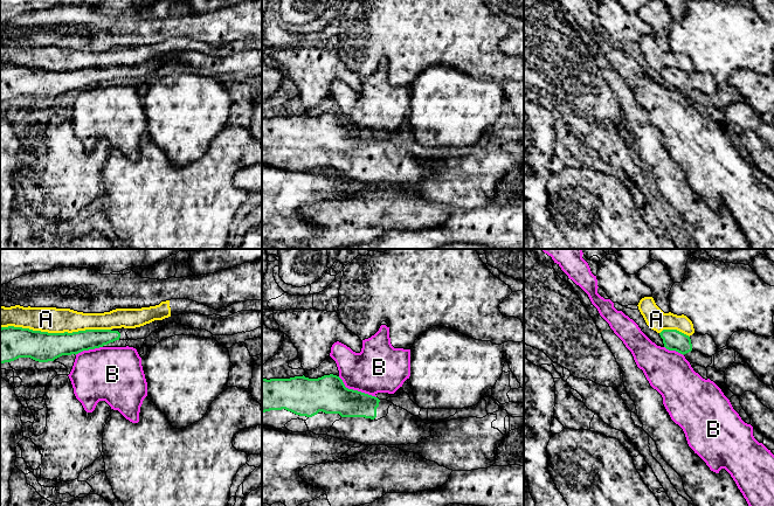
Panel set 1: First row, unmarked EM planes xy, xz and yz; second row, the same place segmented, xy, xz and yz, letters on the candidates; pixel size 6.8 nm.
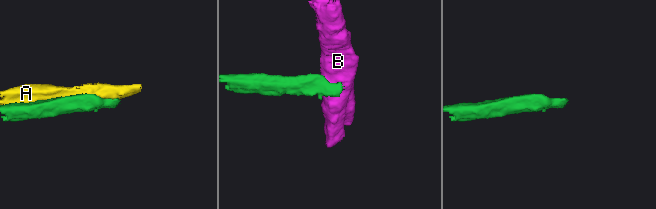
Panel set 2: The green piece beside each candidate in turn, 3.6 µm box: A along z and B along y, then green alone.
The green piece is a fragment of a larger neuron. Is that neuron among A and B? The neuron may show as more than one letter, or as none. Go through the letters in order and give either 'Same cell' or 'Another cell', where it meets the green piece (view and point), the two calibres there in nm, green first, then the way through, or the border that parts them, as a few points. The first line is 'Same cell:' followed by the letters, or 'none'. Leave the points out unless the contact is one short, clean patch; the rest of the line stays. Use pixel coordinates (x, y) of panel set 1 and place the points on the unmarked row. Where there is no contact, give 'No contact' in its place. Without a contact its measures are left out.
Same cell: none
A: Another cell. Touches green at xy (55, 71). Thickness 200 nm (green) against 180 nm
B: Another cell. Touches green at xz (356, 129). Thickness 260 nm (green) against 340 nm. Boundary: xz (338, 115), (346, 125), (375, 136)

